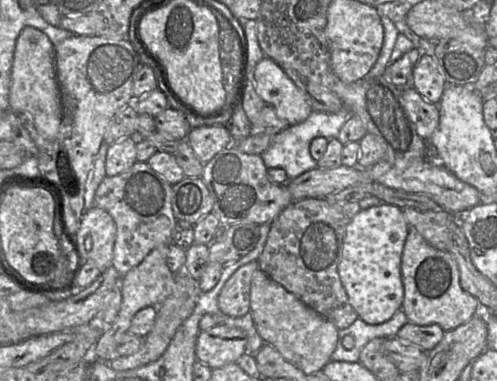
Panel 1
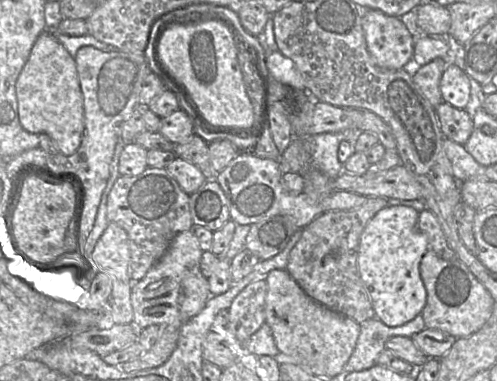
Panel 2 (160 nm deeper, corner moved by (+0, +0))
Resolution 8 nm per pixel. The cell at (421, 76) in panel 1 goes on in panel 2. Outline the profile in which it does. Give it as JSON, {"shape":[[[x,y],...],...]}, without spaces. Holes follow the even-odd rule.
{"shape":[[[448,64],[440,80],[443,102],[456,109],[467,107],[471,98],[470,77],[454,64]]]}

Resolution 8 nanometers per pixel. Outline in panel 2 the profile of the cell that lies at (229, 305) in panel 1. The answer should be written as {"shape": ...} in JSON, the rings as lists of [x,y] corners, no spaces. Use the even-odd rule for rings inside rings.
{"shape":[[[265,280],[252,282],[239,292],[228,308],[227,329],[242,345],[265,323],[266,293]]]}

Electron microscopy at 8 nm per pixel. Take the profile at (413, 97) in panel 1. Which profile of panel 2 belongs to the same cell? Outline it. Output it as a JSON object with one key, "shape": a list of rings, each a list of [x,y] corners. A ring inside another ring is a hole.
{"shape":[[[442,102],[434,110],[444,136],[457,144],[464,145],[474,129],[469,112],[456,109],[445,102]]]}

